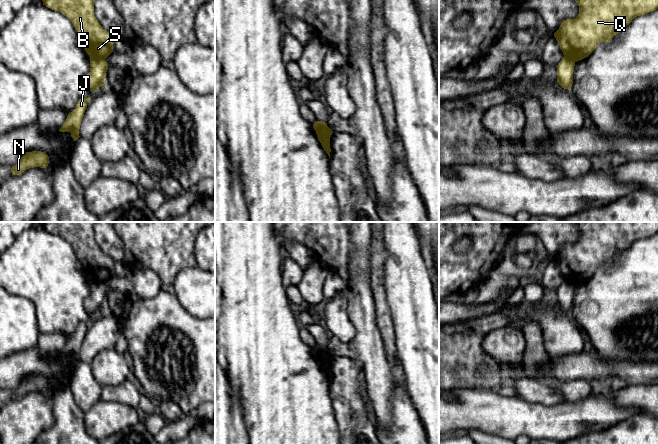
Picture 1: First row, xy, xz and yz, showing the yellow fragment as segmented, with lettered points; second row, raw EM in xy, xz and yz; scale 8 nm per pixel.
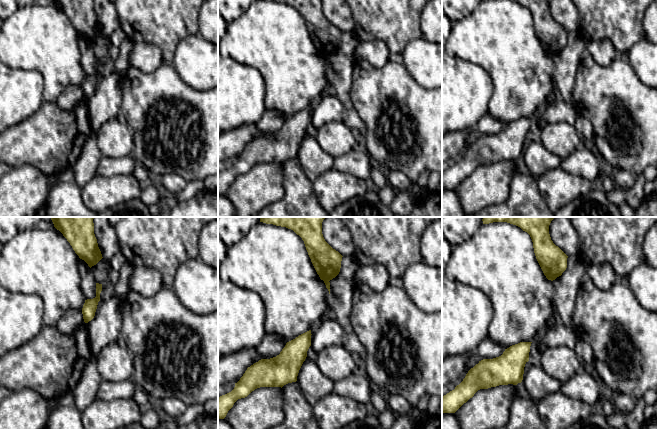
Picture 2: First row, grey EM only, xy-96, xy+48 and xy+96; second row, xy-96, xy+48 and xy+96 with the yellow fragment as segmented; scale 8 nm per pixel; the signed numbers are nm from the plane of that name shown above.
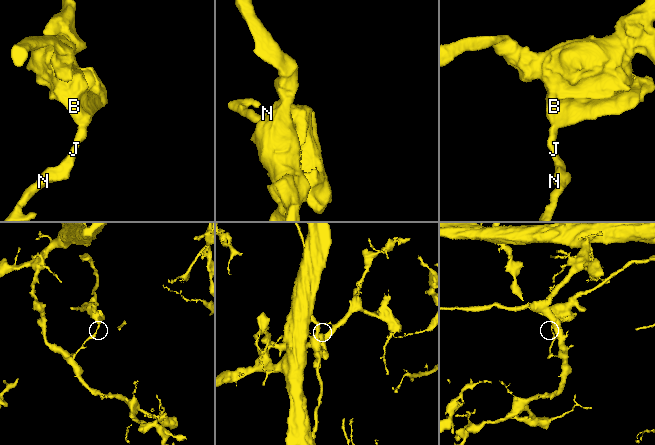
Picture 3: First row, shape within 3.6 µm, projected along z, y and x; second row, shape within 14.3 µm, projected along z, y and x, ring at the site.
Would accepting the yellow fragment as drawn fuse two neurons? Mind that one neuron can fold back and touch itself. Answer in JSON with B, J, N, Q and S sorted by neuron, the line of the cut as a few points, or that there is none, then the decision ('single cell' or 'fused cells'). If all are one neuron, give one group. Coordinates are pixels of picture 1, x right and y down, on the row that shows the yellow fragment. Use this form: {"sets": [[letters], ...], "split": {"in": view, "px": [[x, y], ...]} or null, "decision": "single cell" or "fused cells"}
{"sets": [["B", "Q", "S"], ["J", "N"]], "split": {"in": "xy", "px": [[90, 57], [101, 57], [104, 59]]}, "decision": "fused cells"}

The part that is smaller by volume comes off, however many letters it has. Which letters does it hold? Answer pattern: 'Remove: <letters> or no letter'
Remove: B, Q, S

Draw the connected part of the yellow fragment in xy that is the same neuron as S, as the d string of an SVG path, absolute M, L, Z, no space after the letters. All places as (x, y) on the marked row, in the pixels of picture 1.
M42 0L46 7L62 13L72 22L90 58L106 59L113 52L115 37L103 29L94 14L95 0Z

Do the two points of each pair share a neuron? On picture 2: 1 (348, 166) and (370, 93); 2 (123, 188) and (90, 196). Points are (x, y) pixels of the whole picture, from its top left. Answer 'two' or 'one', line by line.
1: two
2: one

